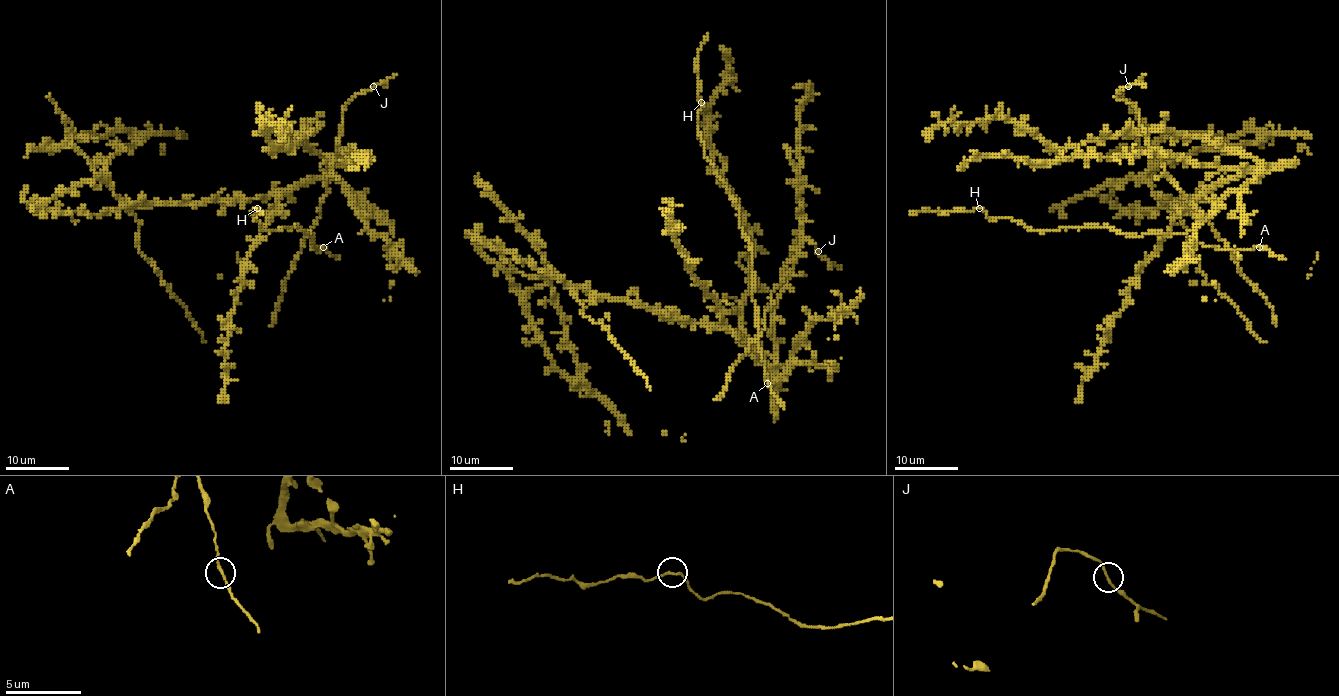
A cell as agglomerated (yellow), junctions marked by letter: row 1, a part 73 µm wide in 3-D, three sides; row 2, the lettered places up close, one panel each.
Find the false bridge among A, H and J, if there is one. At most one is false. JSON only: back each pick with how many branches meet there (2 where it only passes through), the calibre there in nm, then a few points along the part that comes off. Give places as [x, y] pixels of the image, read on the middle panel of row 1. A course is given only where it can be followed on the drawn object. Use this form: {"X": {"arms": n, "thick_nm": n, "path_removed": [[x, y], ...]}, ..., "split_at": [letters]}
{"split_at": []}

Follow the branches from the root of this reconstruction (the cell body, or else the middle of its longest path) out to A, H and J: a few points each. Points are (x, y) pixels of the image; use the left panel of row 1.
A: (265, 196), (292, 191), (321, 179), (337, 155), (319, 215), (303, 239), (305, 245), (316, 250), (323, 247)
H: (265, 196), (321, 179), (337, 155), (303, 239), (313, 249), (313, 234), (294, 225), (262, 231), (257, 209)
J: (265, 196), (292, 191), (321, 179), (331, 169), (329, 161), (338, 152), (343, 109), (356, 94), (373, 86)

